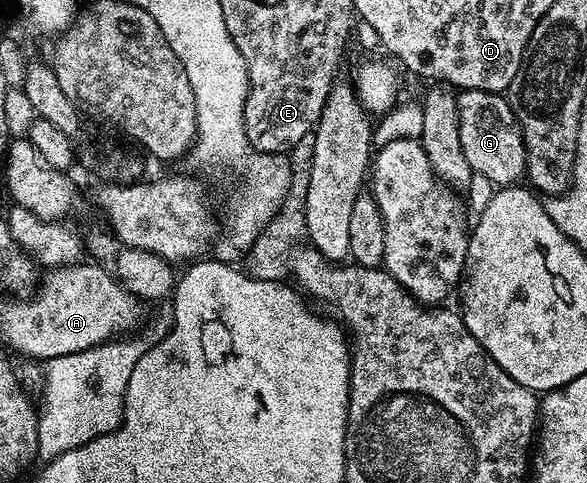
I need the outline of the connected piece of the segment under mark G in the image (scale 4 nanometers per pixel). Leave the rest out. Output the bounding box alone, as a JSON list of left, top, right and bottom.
[456,89,528,187]

